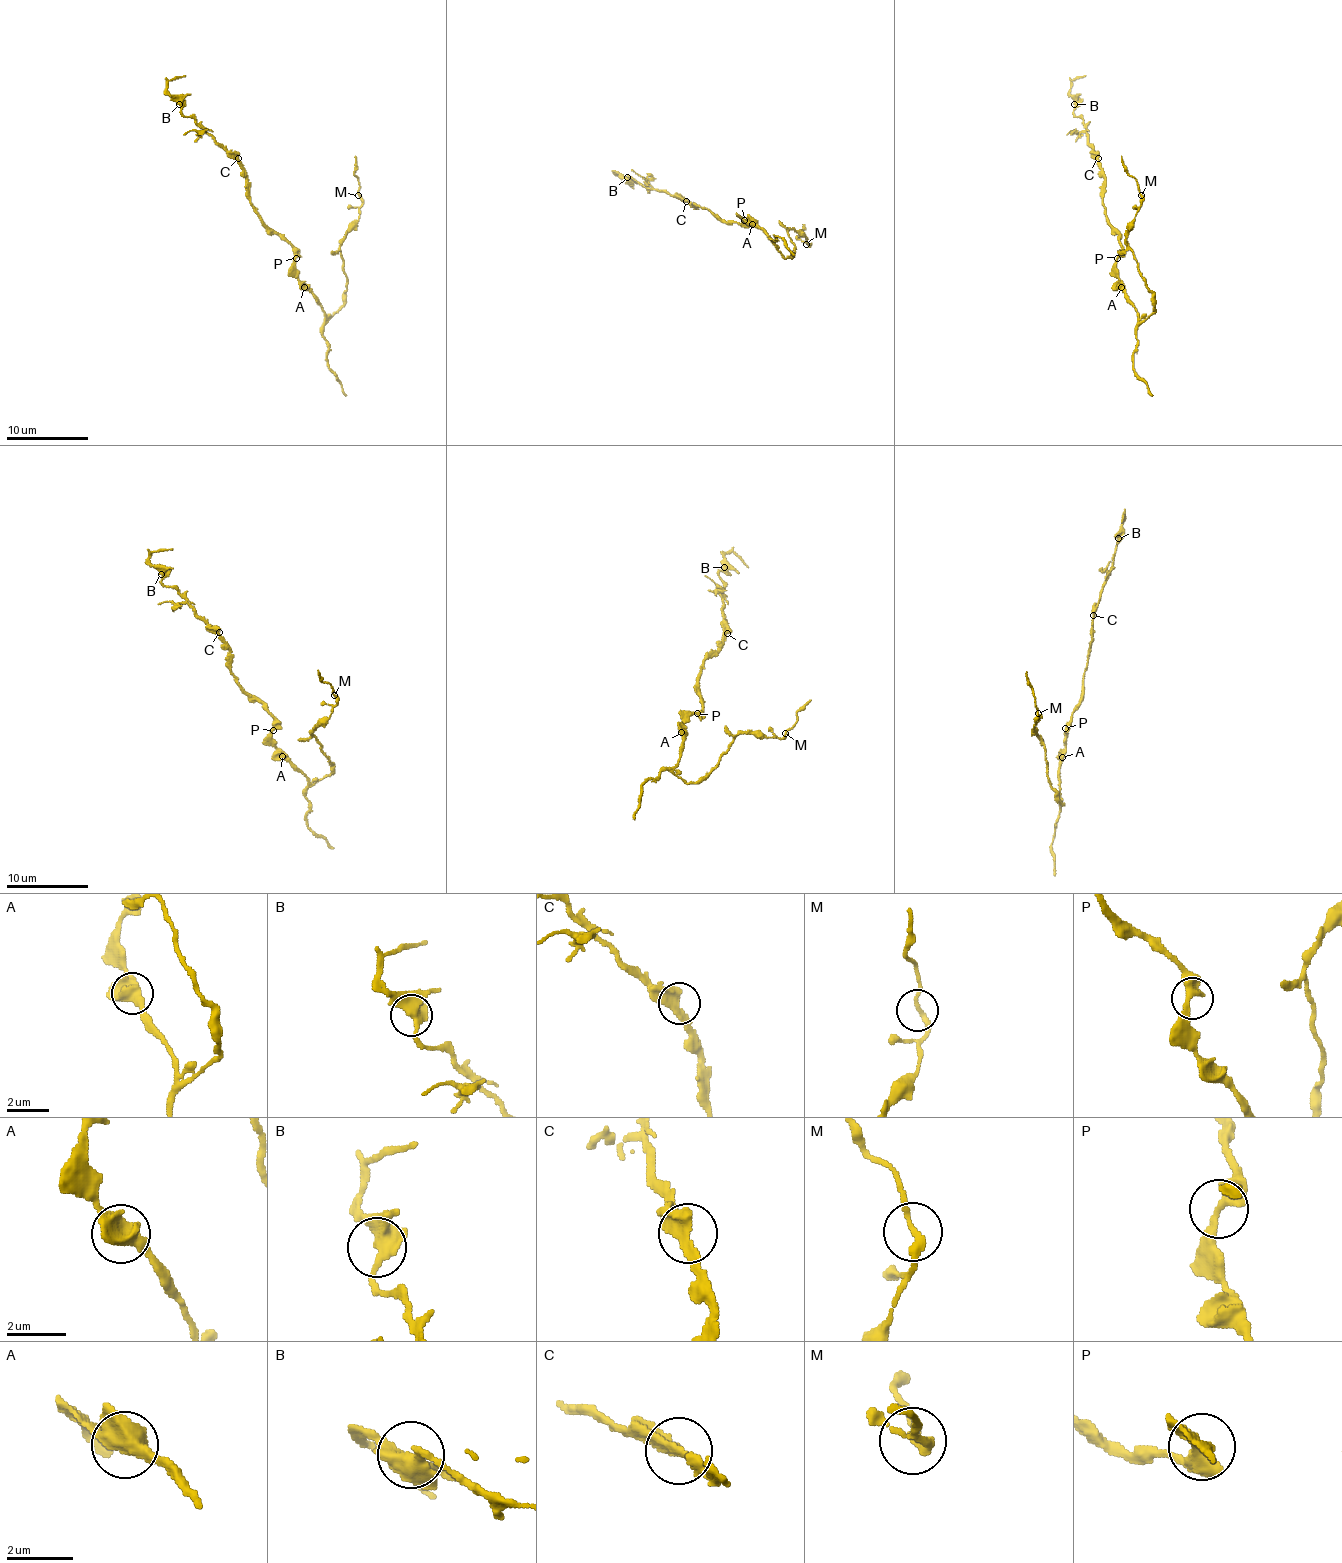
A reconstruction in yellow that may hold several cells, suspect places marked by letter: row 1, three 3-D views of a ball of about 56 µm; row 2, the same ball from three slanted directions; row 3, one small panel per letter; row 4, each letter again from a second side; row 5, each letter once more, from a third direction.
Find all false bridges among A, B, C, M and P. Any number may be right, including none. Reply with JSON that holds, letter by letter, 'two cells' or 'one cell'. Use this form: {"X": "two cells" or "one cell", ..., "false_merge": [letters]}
{"A": "one cell", "B": "one cell", "C": "one cell", "M": "one cell", "P": "one cell", "false_merge": []}

